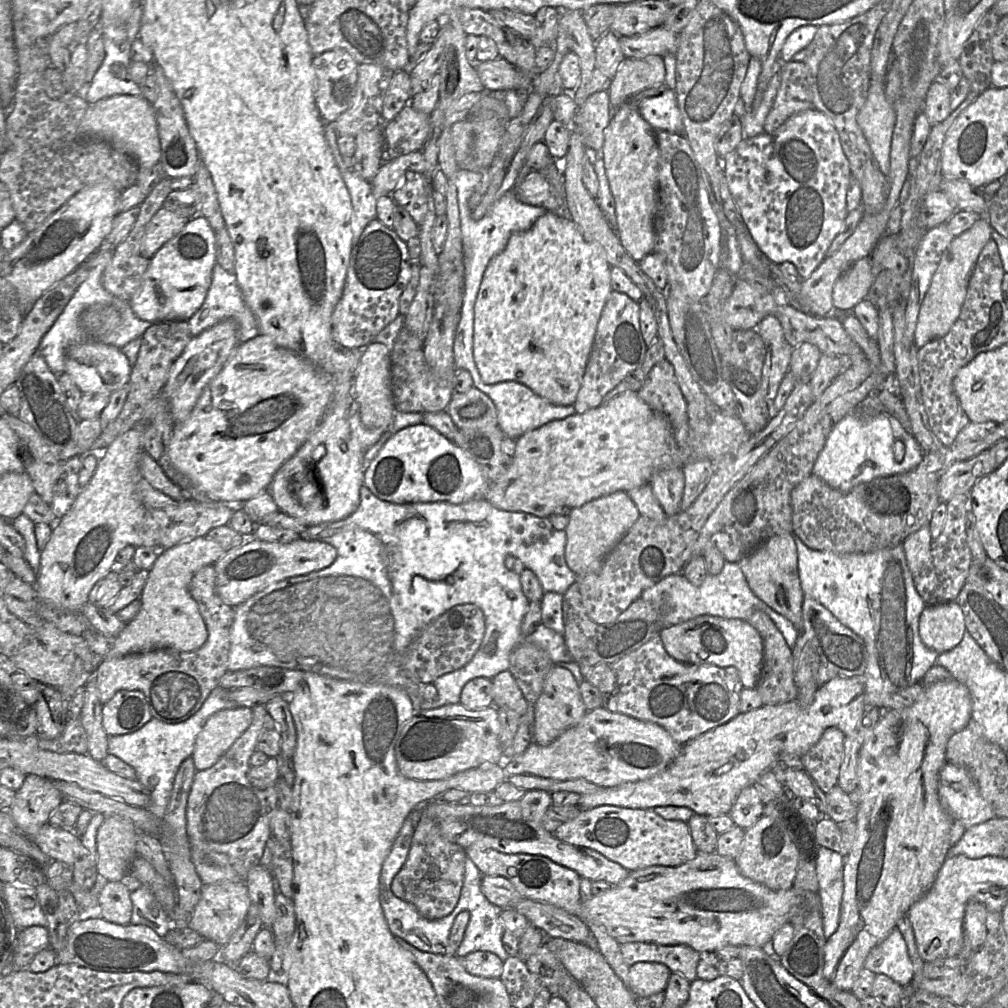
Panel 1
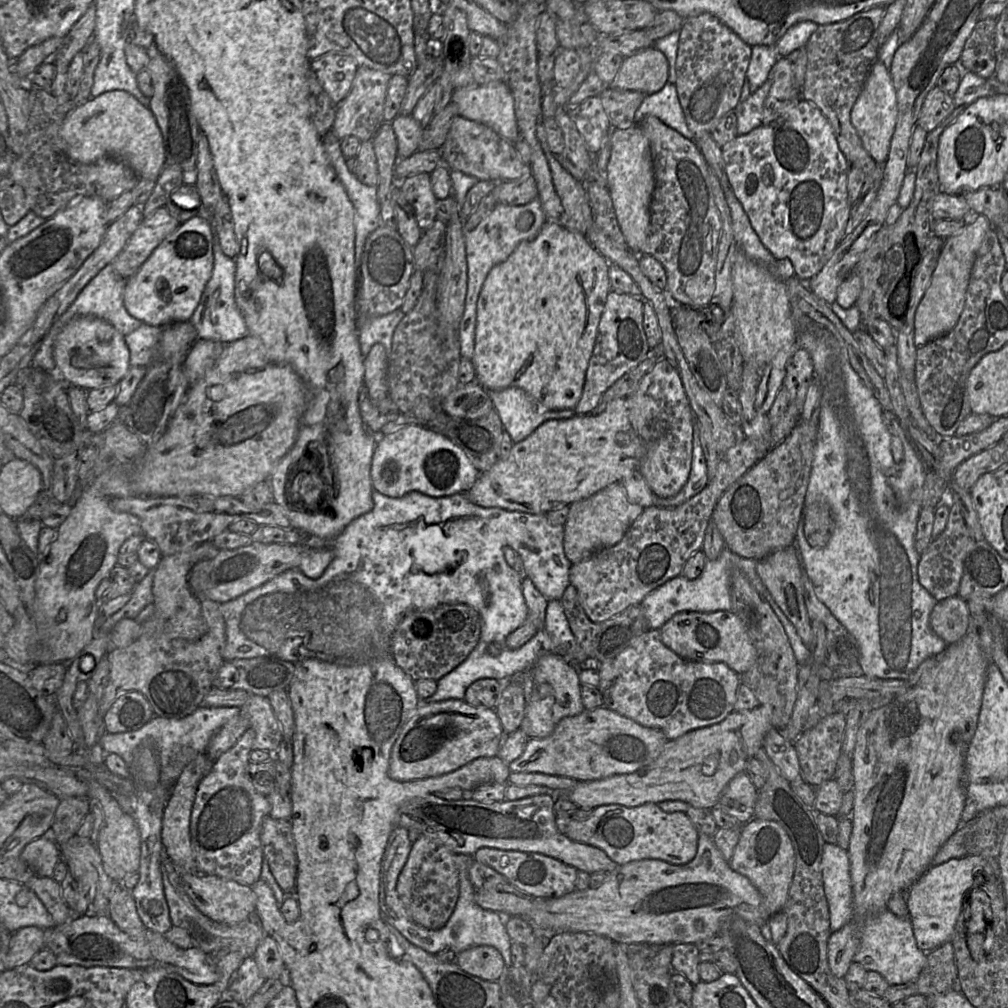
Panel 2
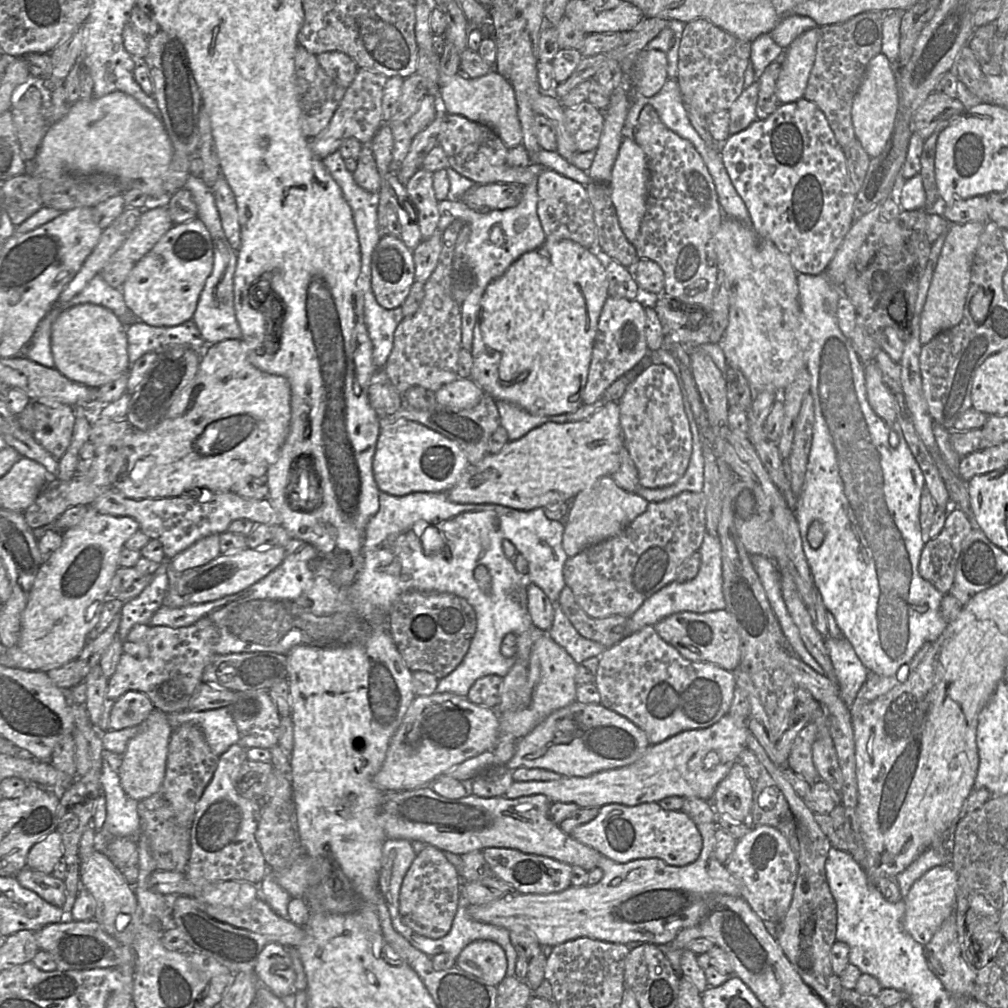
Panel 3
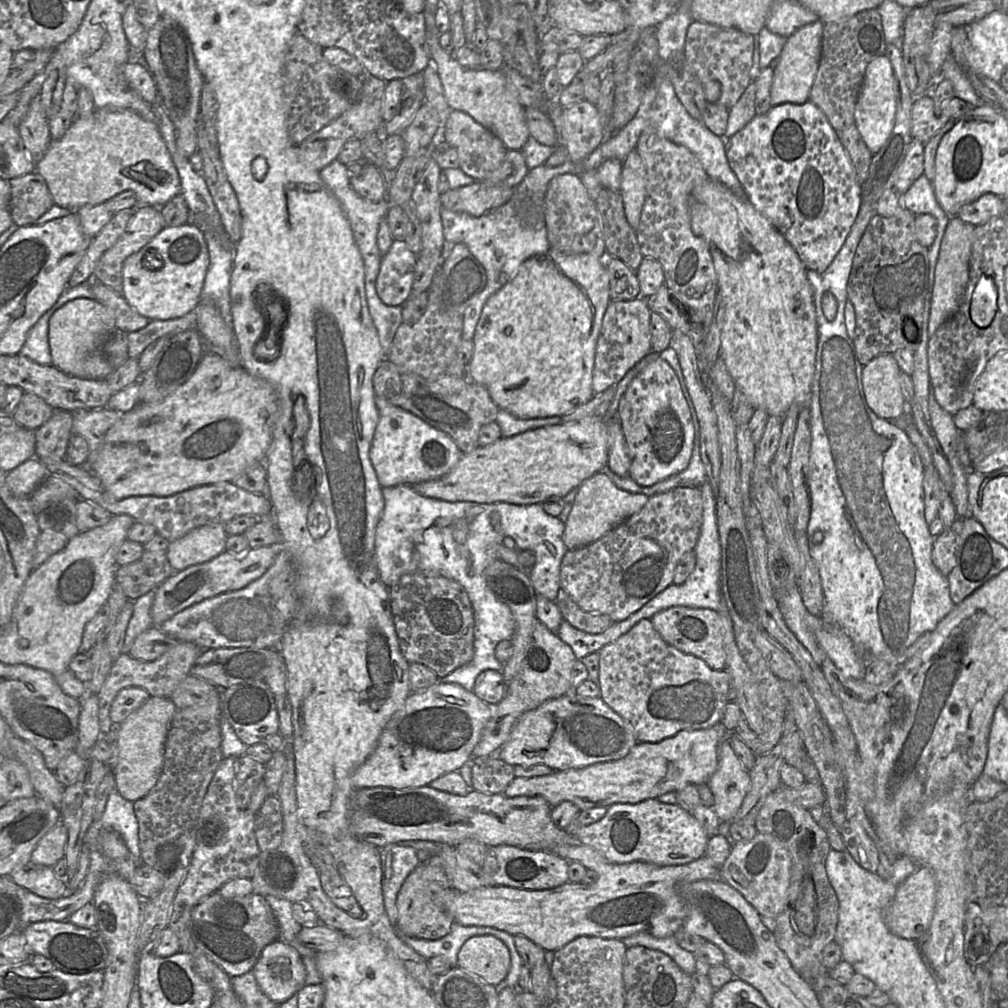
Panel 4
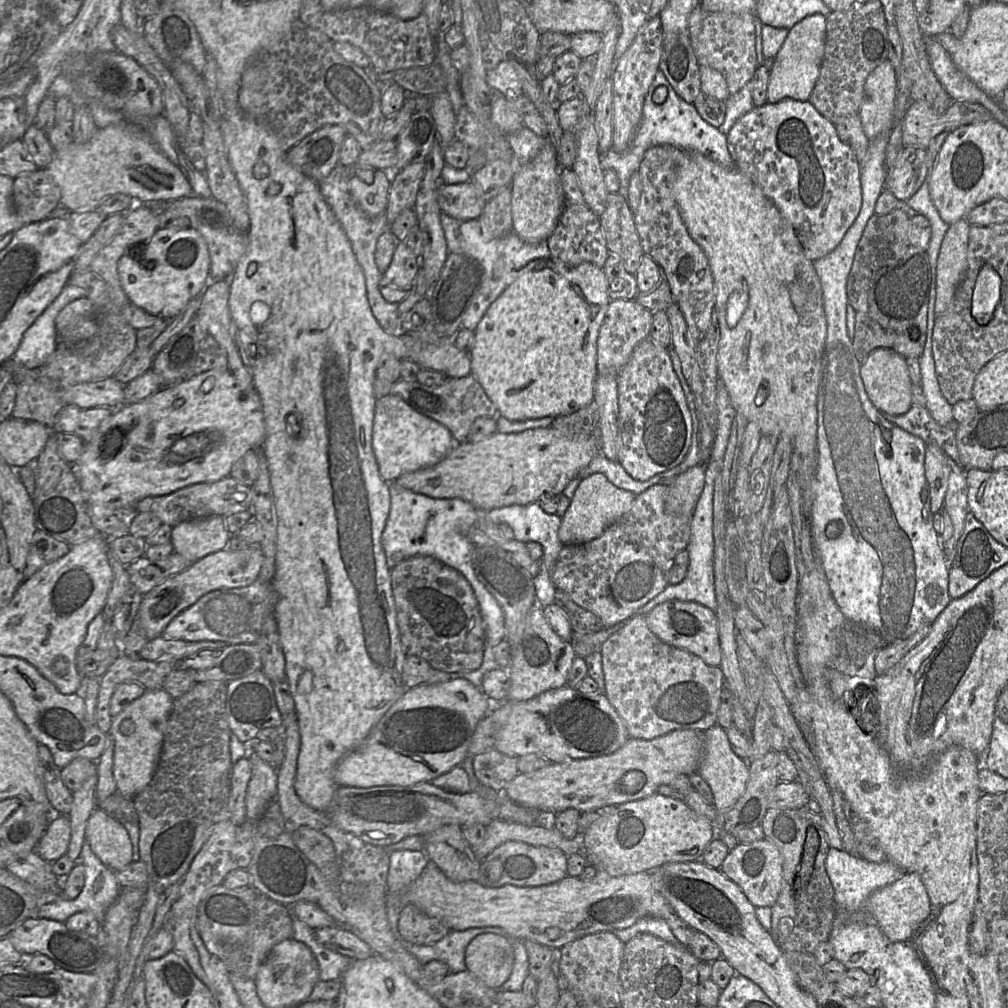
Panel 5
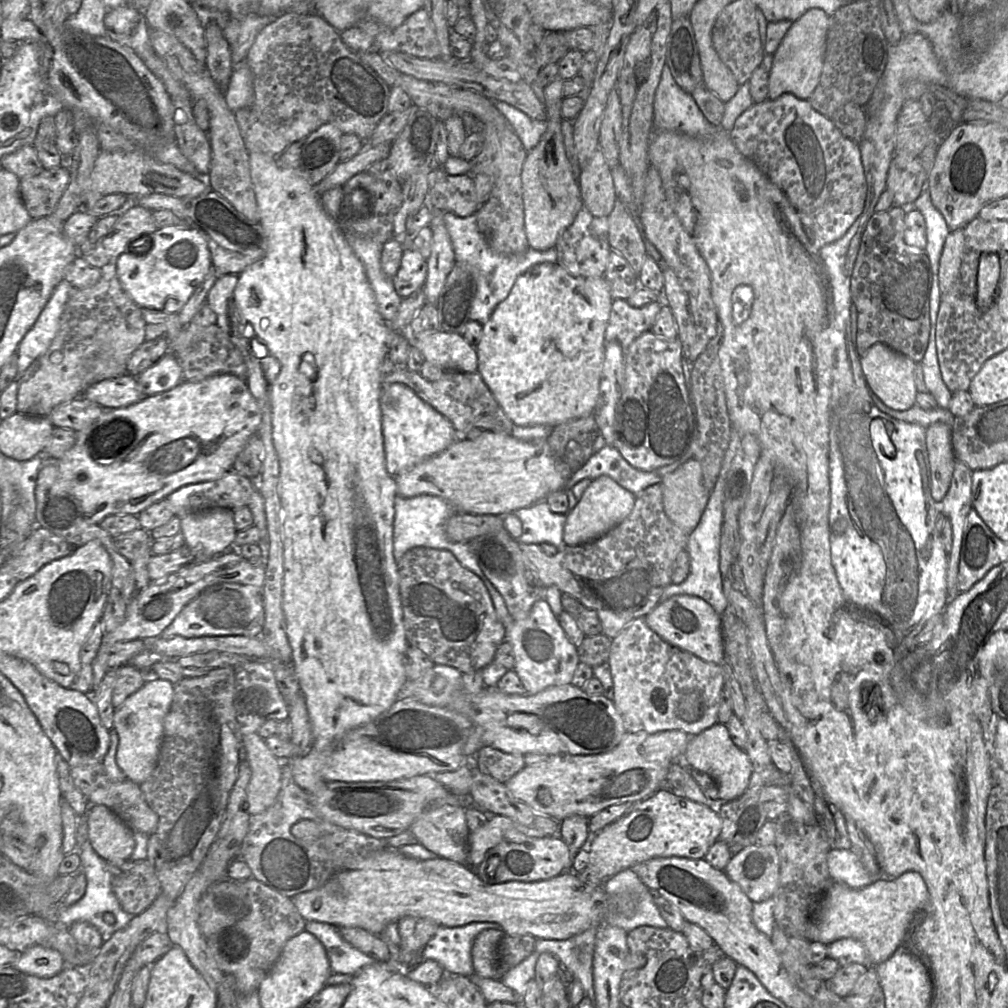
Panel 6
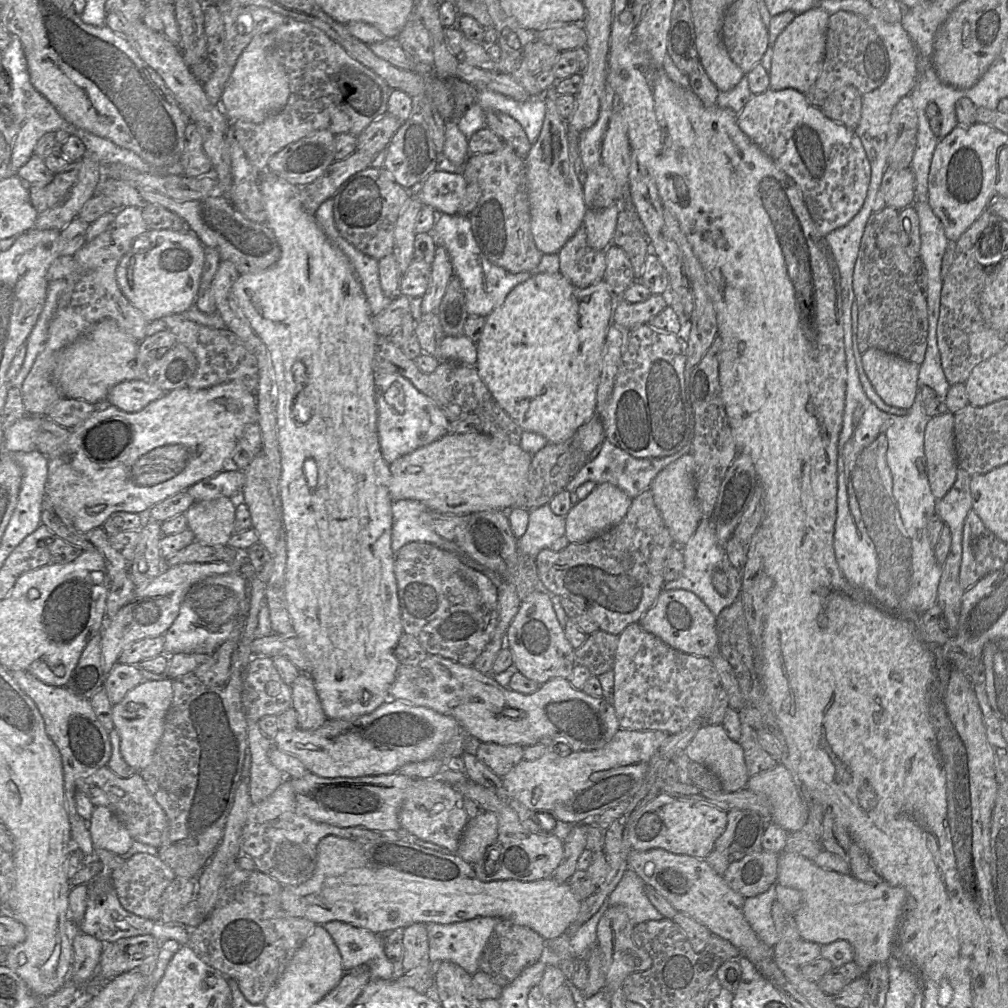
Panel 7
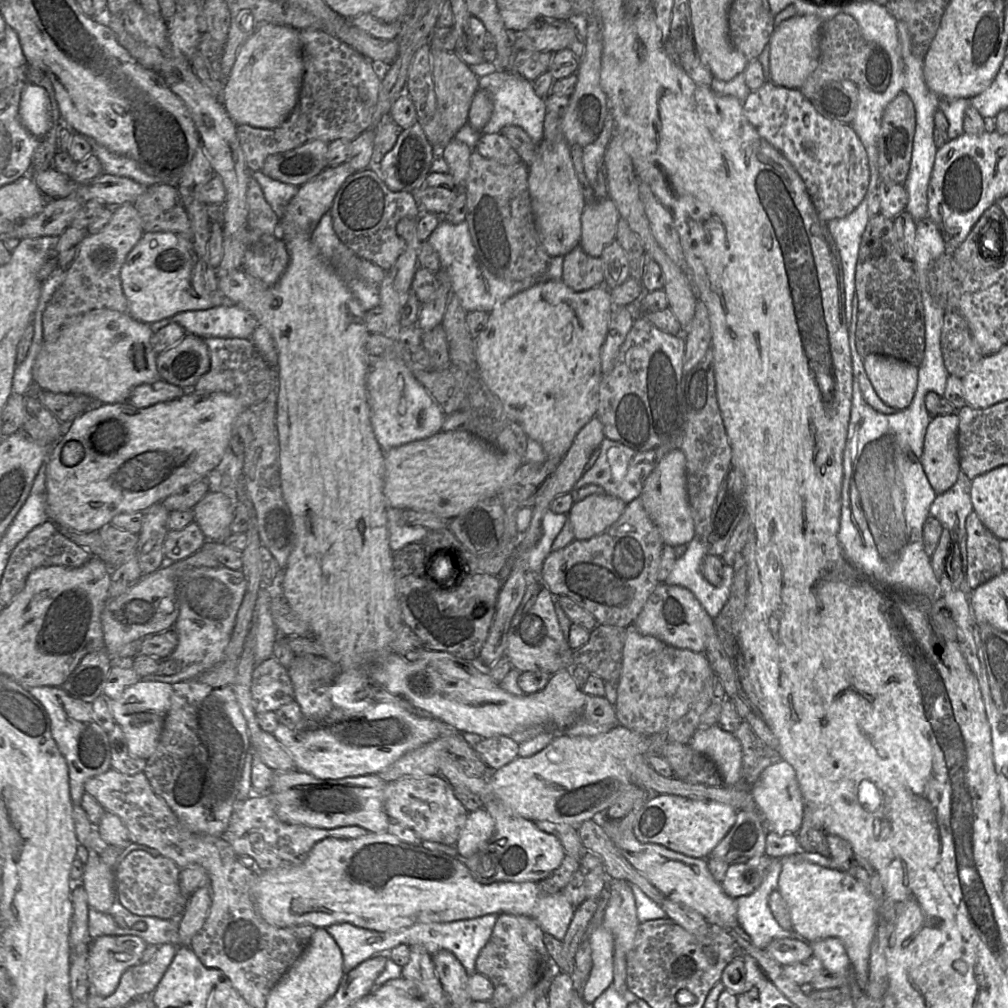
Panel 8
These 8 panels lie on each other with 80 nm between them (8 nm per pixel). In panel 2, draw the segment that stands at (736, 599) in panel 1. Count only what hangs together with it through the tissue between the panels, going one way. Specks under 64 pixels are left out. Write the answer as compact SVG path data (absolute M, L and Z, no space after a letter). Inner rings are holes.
M724 548L721 555L715 560L706 560L701 575L689 580L682 575L670 579L663 585L650 592L640 603L648 620L650 629L660 628L675 614L681 612L702 612L711 613L716 611L731 611L730 578L733 570L739 570L750 581L751 585L760 594L762 599L769 603L775 615L782 624L788 637L790 646L799 665L810 665L811 653L786 615L776 604L771 594L762 583L756 571L757 560L740 557Z

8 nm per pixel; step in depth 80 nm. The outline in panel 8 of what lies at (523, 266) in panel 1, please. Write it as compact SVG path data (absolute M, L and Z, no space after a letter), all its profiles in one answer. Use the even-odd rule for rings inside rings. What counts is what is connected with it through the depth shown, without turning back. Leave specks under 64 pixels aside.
M551 280L538 283L501 302L489 313L486 328L475 340L476 361L485 384L500 400L506 414L521 425L527 437L537 441L542 446L547 458L560 458L560 460L562 460L570 449L578 432L597 414L599 403L598 392L602 379L601 349L608 333L614 308L615 306L611 299L610 290L605 285L582 292L576 292L568 287L562 280Z

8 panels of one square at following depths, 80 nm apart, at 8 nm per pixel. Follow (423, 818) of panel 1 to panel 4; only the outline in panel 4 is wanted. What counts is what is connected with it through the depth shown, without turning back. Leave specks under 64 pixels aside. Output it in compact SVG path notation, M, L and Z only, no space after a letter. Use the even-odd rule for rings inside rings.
M430 855L407 876L397 896L397 924L400 930L415 938L437 940L450 932L454 920L440 906L439 893L454 889L439 855Z

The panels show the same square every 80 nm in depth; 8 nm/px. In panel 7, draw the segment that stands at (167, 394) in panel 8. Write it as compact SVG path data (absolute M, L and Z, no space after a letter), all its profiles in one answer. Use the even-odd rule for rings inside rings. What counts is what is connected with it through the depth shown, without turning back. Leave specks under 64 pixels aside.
M127 380L111 388L106 404L127 412L137 412L164 394L164 390L147 380Z

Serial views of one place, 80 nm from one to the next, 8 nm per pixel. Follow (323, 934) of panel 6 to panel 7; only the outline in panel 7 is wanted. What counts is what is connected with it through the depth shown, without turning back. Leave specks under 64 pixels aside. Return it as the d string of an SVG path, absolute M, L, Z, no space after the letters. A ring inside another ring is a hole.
M341 921L322 926L337 946L345 972L365 967L372 980L395 979L395 966L384 953L385 935Z

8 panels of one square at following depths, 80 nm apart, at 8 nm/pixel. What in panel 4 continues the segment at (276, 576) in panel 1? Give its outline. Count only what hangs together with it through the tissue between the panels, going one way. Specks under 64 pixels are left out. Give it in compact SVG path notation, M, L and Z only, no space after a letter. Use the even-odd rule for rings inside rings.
M249 548L244 553L224 551L213 559L174 572L156 589L151 608L153 625L160 627L178 612L216 595L244 588L260 578L271 566L278 548Z

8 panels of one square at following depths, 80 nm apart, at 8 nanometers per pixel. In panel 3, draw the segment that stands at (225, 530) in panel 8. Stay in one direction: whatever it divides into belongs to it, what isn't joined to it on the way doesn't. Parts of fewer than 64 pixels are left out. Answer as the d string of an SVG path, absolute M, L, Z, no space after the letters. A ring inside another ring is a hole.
M220 534L206 536L184 551L168 560L167 565L176 573L182 573L187 569L200 567L221 554Z

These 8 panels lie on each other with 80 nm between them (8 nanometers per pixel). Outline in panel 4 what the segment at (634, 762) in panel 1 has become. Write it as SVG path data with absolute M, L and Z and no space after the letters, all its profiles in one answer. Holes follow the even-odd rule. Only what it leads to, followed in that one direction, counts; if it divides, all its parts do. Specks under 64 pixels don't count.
M572 690L522 714L498 752L499 757L512 766L543 764L554 771L563 771L581 769L599 762L619 760L625 757L637 743L631 723L610 708L600 696L581 697Z

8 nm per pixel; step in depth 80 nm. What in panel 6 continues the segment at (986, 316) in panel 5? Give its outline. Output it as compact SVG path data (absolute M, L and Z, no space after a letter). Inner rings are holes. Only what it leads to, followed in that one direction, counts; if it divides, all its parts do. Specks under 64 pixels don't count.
M996 254L982 255L977 274L977 306L988 310L995 300L999 282L1000 265Z

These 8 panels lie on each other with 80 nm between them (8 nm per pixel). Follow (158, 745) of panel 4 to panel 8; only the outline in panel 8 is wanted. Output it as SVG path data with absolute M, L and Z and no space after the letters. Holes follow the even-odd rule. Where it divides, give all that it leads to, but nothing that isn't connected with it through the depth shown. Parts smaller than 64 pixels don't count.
M140 680L127 688L119 699L109 700L113 718L124 732L131 756L148 760L155 752L170 708L171 693L171 684Z

